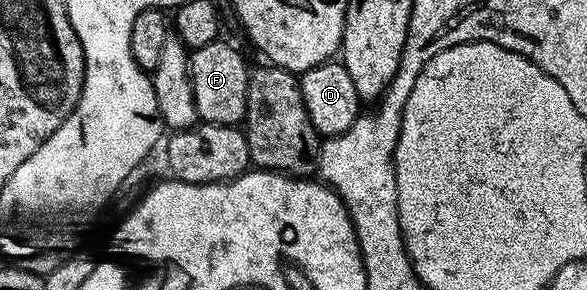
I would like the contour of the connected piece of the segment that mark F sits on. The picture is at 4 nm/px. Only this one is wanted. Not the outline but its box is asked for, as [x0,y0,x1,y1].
[188,39,250,125]

